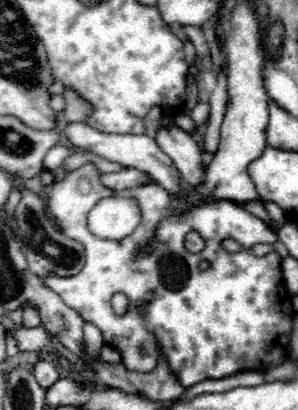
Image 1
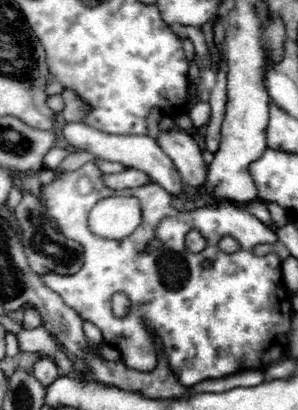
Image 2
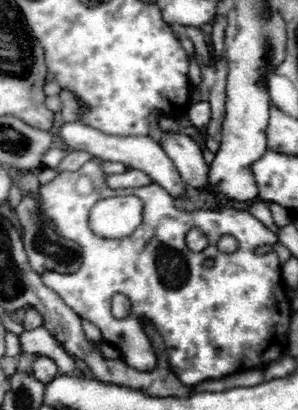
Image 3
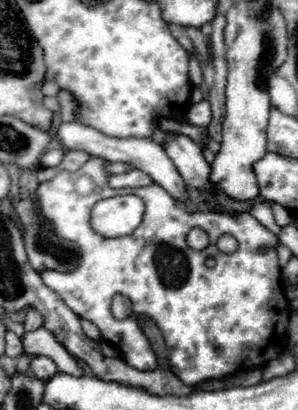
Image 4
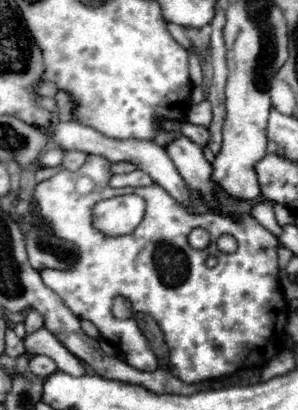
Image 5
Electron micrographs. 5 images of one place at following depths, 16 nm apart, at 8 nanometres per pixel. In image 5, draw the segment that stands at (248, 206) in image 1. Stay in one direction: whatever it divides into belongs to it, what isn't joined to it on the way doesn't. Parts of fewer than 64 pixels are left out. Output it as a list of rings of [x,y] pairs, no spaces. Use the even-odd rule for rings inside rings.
[[[264,200],[257,203],[252,208],[251,215],[277,237],[282,233],[282,227],[276,222],[272,202]]]

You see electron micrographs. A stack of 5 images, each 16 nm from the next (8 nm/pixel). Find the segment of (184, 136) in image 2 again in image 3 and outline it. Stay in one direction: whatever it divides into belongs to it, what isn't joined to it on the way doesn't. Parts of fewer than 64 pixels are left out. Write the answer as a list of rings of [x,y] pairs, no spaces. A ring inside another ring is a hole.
[[[164,132],[160,138],[162,150],[176,164],[182,180],[188,186],[206,188],[208,184],[208,164],[202,158],[202,148],[196,140],[182,132]]]

